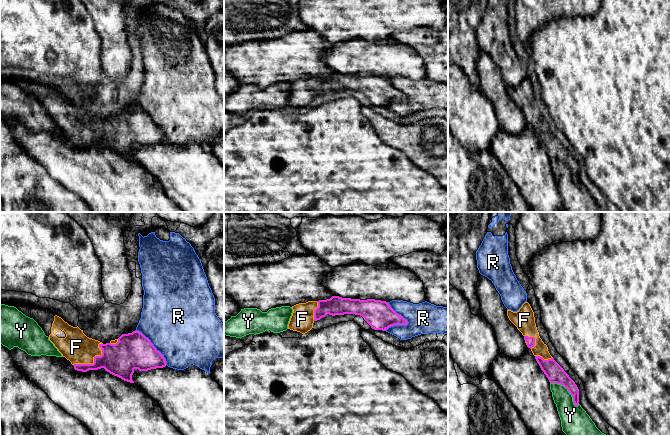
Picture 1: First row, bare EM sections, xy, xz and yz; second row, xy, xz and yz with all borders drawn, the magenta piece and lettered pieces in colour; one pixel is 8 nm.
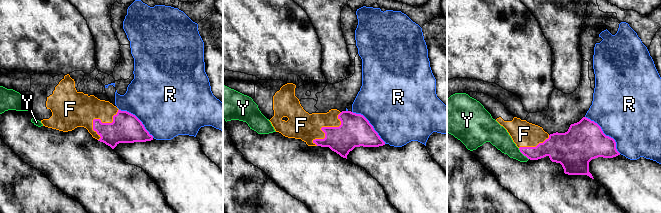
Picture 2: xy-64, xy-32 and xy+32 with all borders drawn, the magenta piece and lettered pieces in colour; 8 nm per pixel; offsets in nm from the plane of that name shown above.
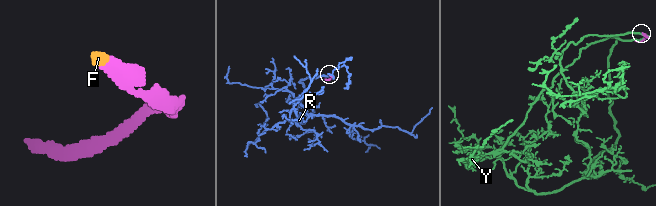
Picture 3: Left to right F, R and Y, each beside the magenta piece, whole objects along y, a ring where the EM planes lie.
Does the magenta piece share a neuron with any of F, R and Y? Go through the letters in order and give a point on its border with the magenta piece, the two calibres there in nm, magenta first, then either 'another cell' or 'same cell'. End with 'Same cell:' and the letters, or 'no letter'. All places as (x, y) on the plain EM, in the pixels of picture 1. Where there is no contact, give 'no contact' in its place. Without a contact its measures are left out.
F: xy (94, 136) | 260/240 nm | same cell
R: xz (398, 90) | 220/260 nm | another cell
Y: yz (568, 166) | 150/220 nm | another cell
Same cell: F

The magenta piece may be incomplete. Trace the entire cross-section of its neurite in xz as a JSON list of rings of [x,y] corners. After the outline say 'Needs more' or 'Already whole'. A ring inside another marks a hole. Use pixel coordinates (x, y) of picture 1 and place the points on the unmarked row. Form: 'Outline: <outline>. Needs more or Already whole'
Outline: [[[332,72],[330,75],[308,77],[292,82],[293,89],[290,94],[288,105],[307,109],[313,104],[313,99],[327,90],[360,91],[374,106],[386,107],[394,101],[407,101],[408,98],[397,90],[386,77],[375,75],[351,75]]]. Needs more

